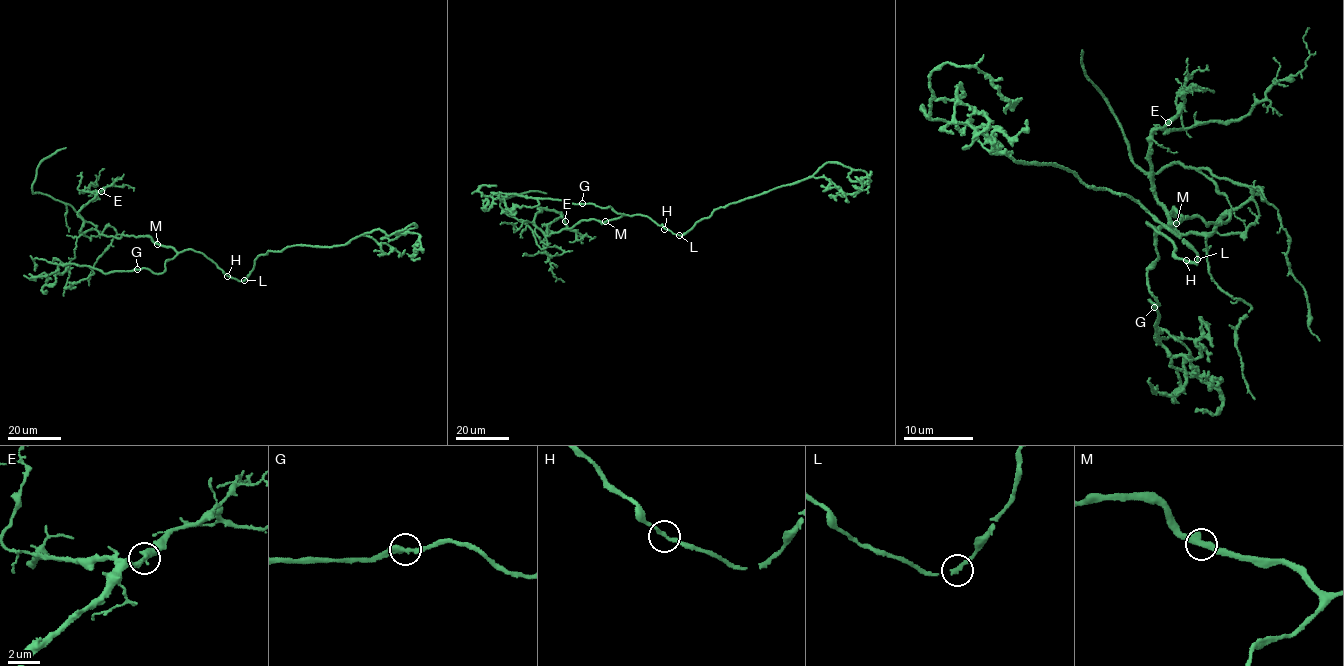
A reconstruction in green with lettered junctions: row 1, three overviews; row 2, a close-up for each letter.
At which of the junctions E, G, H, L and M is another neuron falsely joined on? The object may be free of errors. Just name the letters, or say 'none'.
none

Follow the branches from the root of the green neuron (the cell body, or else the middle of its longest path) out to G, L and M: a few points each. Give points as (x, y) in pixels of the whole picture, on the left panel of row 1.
G: (219, 267), (203, 254), (192, 249), (183, 250), (167, 261), (162, 273), (153, 273), (145, 268), (137, 269)
L: (219, 267), (228, 277), (244, 280)
M: (219, 267), (201, 252), (192, 249), (177, 252), (157, 244)

